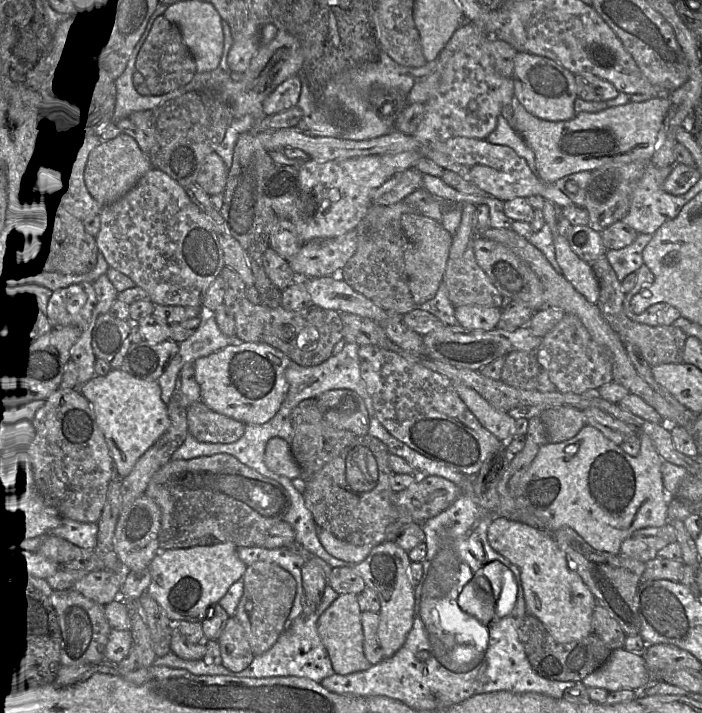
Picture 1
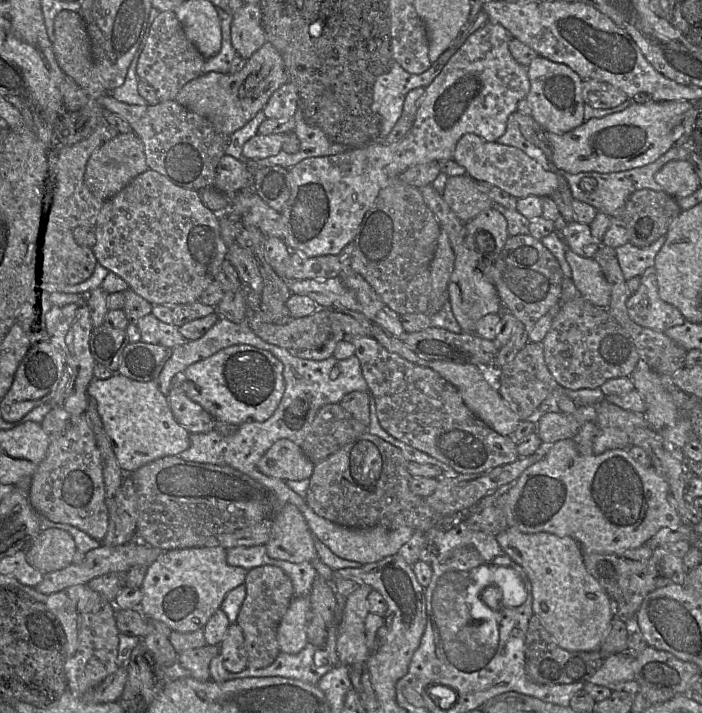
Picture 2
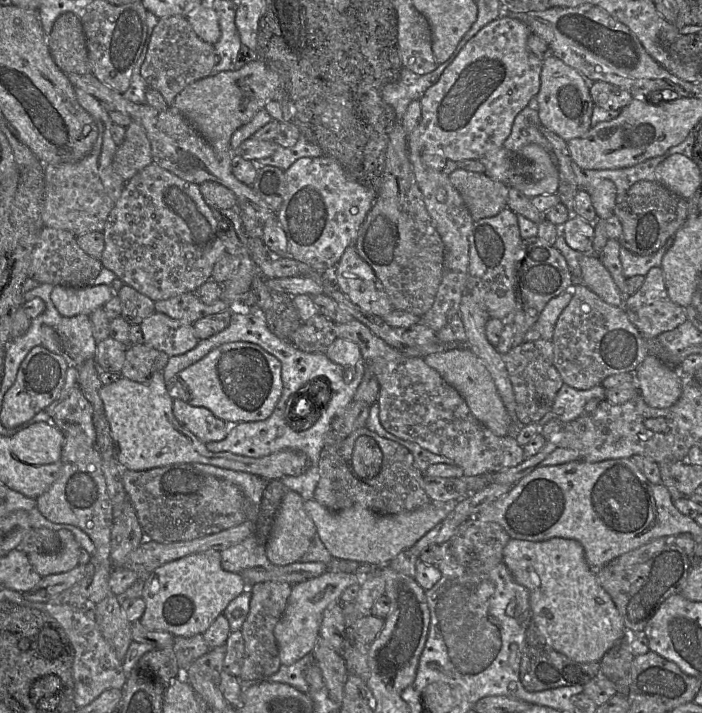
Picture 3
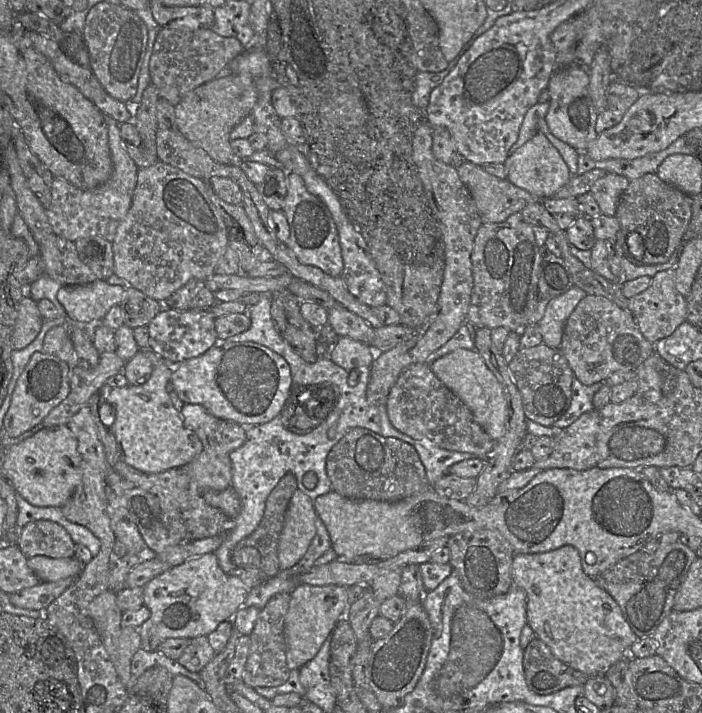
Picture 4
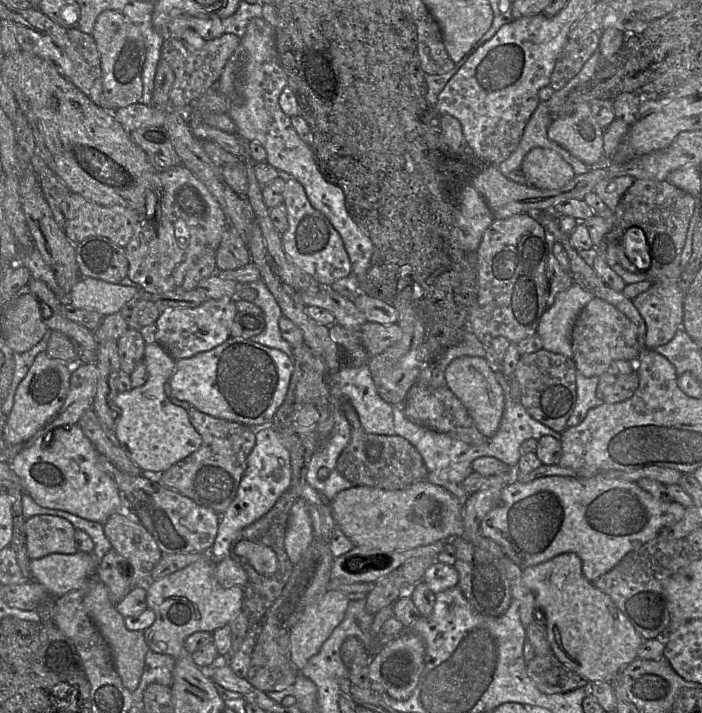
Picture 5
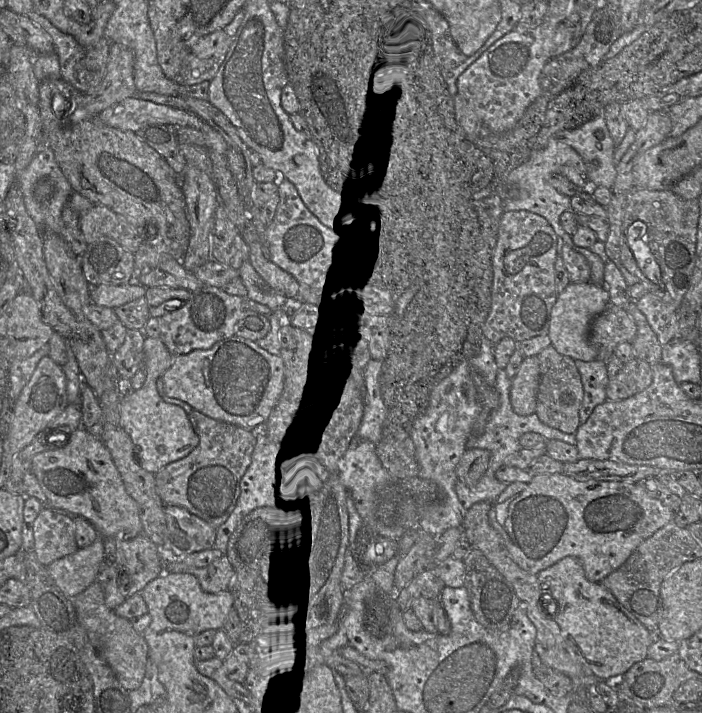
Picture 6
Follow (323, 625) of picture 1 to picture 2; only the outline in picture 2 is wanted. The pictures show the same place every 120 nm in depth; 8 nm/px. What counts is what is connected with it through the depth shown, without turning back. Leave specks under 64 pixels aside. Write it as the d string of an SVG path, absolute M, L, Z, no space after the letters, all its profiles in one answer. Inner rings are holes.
M367 584L346 598L343 615L337 624L336 651L339 663L351 666L364 663L371 653L366 646L365 619L368 613L367 597L373 589Z

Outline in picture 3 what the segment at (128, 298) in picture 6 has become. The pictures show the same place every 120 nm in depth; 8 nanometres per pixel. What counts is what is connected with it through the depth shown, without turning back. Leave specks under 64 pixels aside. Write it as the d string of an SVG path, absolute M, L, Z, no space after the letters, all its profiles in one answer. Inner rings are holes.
M92 285L82 288L54 286L51 300L63 317L80 314L90 316L97 308L104 307L117 294L111 286Z

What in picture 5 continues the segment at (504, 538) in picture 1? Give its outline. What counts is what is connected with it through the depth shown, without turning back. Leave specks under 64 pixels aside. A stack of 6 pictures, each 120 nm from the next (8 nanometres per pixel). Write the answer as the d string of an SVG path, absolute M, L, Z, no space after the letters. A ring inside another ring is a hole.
M567 552L560 554L546 562L540 563L535 566L530 566L522 570L522 581L524 585L530 589L535 598L535 607L540 607L544 609L545 613L545 623L547 639L551 646L552 652L555 657L568 669L585 678L589 682L610 682L616 675L621 673L622 669L637 659L637 652L642 643L645 641L634 629L633 625L625 617L625 615L620 611L620 609L615 605L611 598L596 588L593 583L588 581L582 573L582 560L580 557L572 552Z

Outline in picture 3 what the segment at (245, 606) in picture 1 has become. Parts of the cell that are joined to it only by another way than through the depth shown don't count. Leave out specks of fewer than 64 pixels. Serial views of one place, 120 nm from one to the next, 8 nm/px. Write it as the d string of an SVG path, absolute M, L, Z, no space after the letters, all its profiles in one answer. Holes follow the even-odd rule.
M277 581L252 585L249 613L240 630L245 645L240 680L262 679L275 674L281 667L274 629L286 610L292 587L289 583Z

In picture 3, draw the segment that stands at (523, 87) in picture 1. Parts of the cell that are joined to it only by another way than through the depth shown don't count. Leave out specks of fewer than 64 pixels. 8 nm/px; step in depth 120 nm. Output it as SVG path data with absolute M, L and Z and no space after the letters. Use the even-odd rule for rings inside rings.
M551 56L543 61L540 90L535 96L541 124L565 141L584 136L592 127L594 103L589 92L590 82L592 81L587 81L578 71L559 58Z

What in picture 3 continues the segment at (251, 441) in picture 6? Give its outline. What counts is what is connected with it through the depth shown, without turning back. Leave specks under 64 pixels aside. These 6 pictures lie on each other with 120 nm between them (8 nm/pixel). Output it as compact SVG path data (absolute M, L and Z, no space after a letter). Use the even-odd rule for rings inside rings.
M178 398L173 400L173 414L181 425L204 443L223 440L231 426L209 409L192 406Z

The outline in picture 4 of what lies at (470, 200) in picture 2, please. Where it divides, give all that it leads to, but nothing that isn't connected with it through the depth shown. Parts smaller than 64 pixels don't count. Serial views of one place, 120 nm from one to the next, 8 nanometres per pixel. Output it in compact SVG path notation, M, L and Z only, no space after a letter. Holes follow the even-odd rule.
M464 161L457 171L472 195L482 224L501 223L512 214L521 212L528 204L542 201L507 179L487 173L482 166Z

